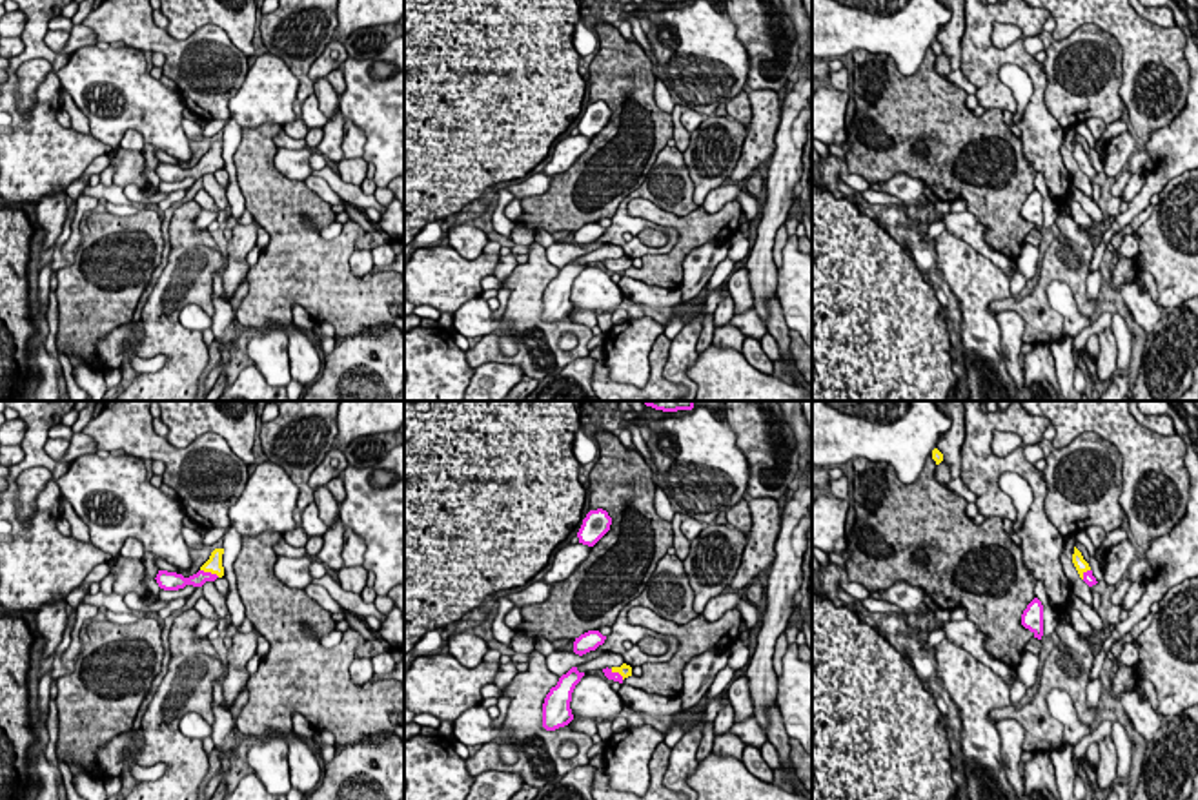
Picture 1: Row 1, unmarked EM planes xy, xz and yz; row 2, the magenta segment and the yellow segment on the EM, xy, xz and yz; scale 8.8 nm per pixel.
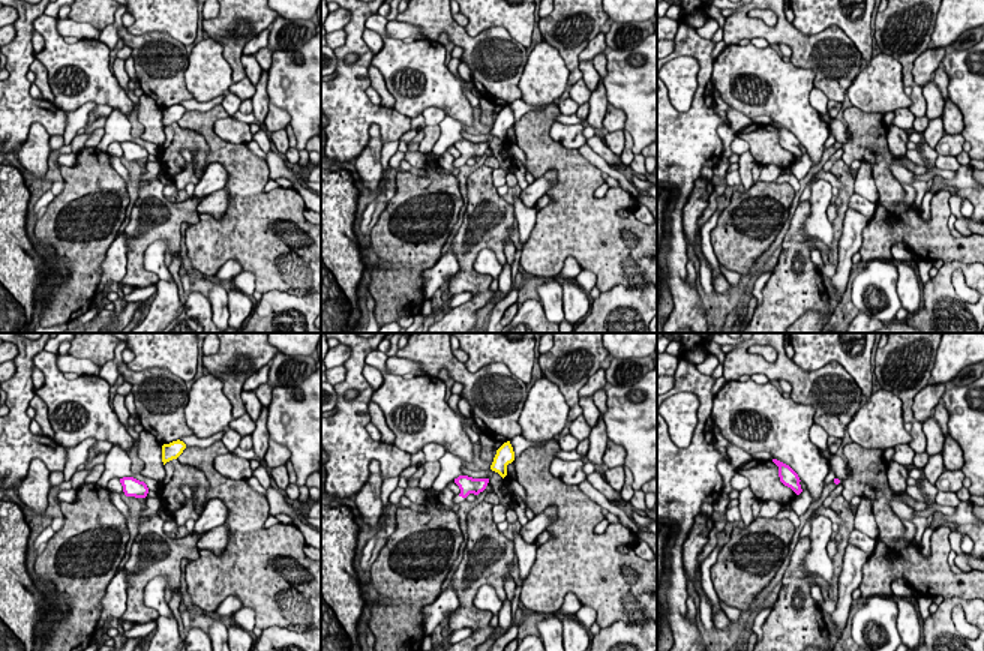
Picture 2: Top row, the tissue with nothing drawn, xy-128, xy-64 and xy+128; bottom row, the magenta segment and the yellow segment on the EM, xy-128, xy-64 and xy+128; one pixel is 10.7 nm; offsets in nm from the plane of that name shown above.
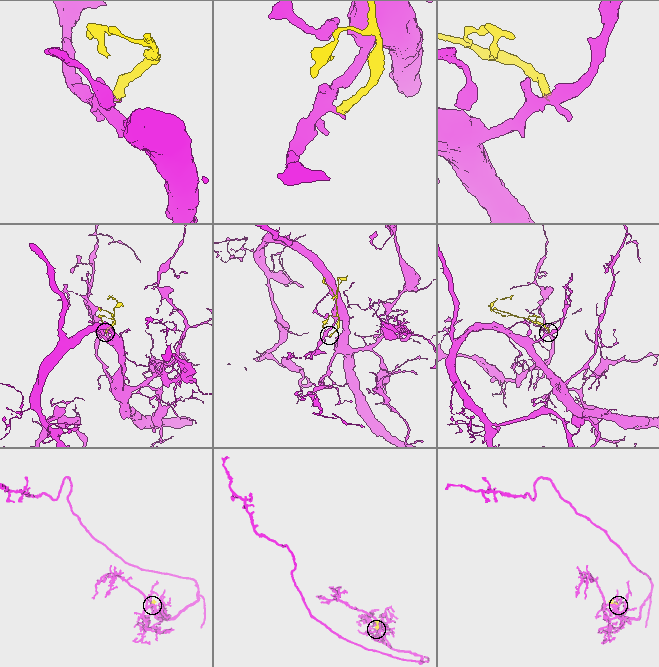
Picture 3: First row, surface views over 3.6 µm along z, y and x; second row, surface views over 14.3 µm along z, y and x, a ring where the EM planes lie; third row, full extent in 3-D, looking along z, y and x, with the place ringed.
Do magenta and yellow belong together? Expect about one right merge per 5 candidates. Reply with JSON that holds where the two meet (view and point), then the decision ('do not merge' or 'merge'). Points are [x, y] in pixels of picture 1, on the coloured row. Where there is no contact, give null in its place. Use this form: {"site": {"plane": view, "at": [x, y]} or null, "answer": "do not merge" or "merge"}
{"site": {"plane": "xy", "at": [210, 573]}, "answer": "merge"}

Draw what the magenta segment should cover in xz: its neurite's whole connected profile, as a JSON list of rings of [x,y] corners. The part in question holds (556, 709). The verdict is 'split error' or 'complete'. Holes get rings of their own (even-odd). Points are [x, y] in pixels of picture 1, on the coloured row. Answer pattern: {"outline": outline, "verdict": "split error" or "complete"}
{"outline": [[[572,667],[546,694],[543,703],[543,727],[546,731],[555,731],[559,727],[568,725],[574,720],[570,709],[572,692],[583,676],[584,672],[579,672],[577,667]]], "verdict": "complete"}

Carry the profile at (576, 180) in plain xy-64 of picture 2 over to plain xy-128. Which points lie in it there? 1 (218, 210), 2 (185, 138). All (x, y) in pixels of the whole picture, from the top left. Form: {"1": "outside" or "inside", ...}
{"1": "outside", "2": "outside"}

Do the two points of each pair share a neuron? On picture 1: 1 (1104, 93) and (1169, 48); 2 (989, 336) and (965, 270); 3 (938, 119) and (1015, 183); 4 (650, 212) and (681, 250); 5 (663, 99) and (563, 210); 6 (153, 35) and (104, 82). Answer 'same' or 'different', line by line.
1: different
2: same
3: same
4: same
5: different
6: different

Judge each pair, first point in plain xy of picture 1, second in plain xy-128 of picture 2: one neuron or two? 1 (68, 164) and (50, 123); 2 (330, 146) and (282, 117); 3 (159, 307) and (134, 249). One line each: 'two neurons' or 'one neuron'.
1: one neuron
2: two neurons
3: one neuron

